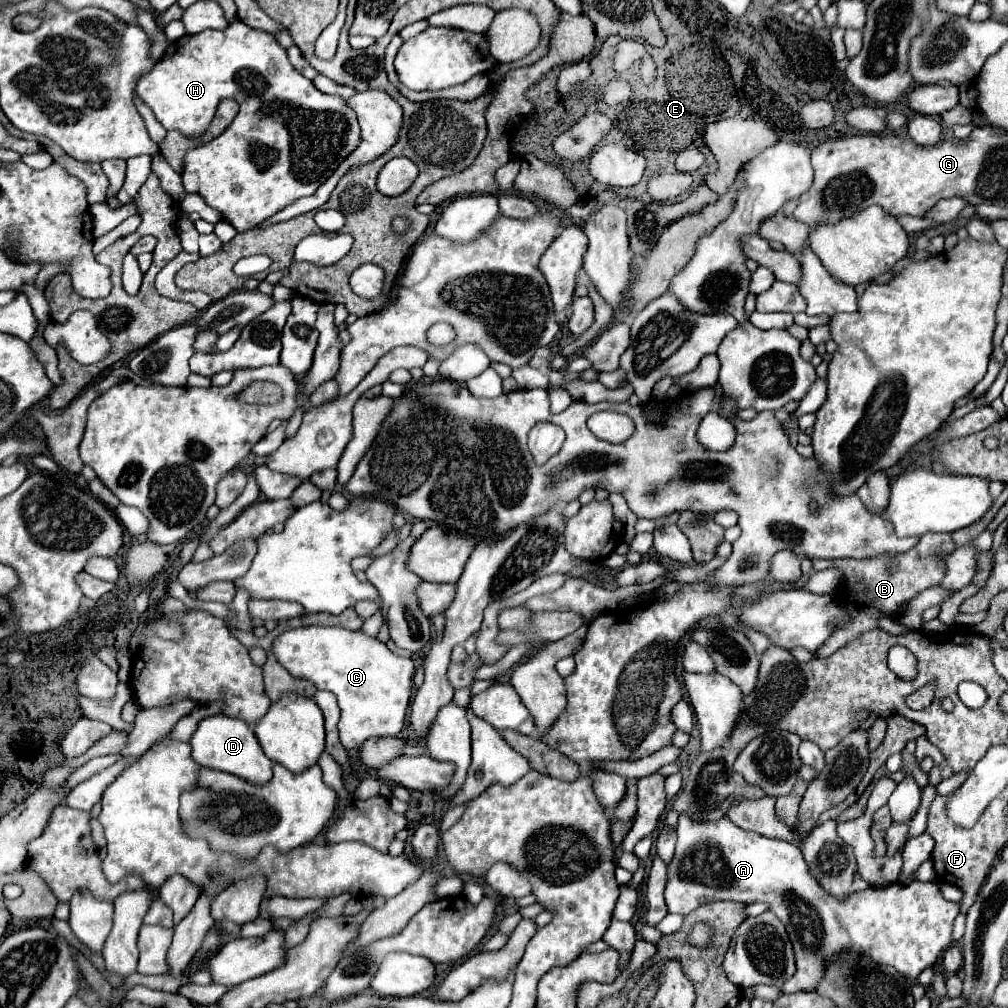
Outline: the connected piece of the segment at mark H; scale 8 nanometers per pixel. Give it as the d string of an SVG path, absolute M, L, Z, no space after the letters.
M233 21L225 31L207 29L195 37L173 41L153 69L139 79L137 93L153 109L157 121L165 129L177 129L185 135L201 135L211 123L219 101L233 99L235 95L239 103L237 119L211 143L193 147L185 153L181 177L187 193L199 193L213 209L223 213L223 219L237 231L253 229L299 197L315 193L361 143L355 111L345 99L315 89L313 81L293 69L287 51L271 33L253 29L243 21Z

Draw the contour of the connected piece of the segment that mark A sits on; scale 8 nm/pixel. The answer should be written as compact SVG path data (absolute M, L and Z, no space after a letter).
M679 817L679 827L677 827L677 847L675 847L675 857L673 861L669 863L669 881L667 881L667 889L669 889L669 901L667 901L667 907L669 907L669 913L679 913L679 915L687 915L691 913L693 909L697 909L699 905L703 903L711 903L711 901L737 901L737 903L765 903L769 907L769 911L773 911L787 927L787 935L791 939L791 945L793 945L793 953L795 953L795 965L797 965L797 971L795 975L783 983L781 987L781 993L799 993L799 991L817 991L817 985L819 981L823 979L825 975L825 963L831 961L837 953L841 951L863 951L867 953L867 957L871 957L875 963L881 963L881 965L889 965L889 967L895 967L903 977L907 979L917 979L917 975L925 969L925 967L933 967L935 961L939 959L941 951L949 949L953 945L953 937L951 937L951 931L953 931L953 921L955 917L959 915L959 903L953 903L953 901L947 901L941 891L935 887L935 883L921 883L921 881L915 881L915 883L909 883L909 885L901 885L901 883L893 883L893 885L887 885L887 887L869 887L865 891L859 891L859 893L853 893L853 895L847 895L845 899L837 899L833 897L831 893L827 893L819 881L815 881L815 877L811 877L809 869L807 869L807 863L801 855L801 849L783 841L783 839L769 839L769 837L763 837L763 835L757 835L757 833L751 833L751 831L743 831L739 829L737 825L733 825L727 817L723 821L717 821L717 823L695 823L691 821L689 817Z

